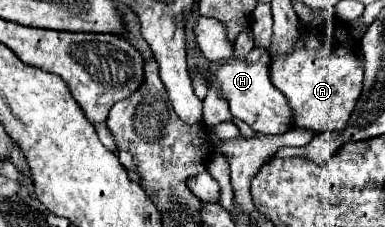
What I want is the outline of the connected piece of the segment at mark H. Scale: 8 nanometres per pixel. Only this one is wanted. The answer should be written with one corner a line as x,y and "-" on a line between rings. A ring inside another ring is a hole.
254,47
254,51
242,61
228,61
218,69
216,79
222,87
222,97
230,103
230,111
234,117
246,121
256,133
286,133
292,129
292,109
288,107
286,97
274,89
270,81
270,53
262,47

